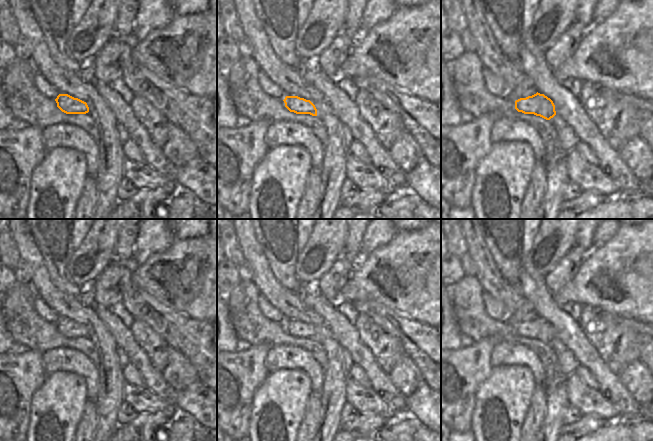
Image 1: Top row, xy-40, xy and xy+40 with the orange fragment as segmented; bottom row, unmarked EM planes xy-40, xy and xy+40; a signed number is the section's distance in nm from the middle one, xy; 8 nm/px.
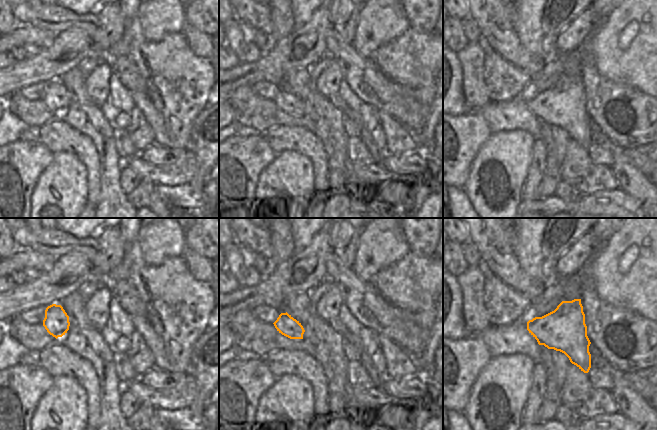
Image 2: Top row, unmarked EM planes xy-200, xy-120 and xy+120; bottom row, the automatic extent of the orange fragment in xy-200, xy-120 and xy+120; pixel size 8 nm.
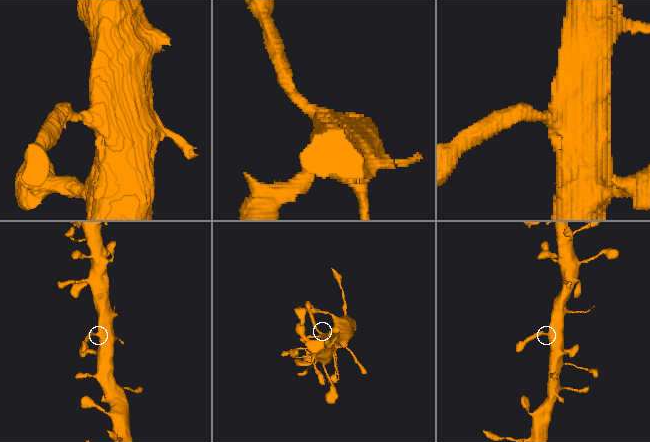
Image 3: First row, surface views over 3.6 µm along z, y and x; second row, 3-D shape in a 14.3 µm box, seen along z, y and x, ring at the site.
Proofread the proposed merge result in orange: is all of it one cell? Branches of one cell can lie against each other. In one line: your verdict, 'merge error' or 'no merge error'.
no merge error

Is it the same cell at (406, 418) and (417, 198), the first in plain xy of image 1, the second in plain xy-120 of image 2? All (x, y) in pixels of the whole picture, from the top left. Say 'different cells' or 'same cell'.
same cell

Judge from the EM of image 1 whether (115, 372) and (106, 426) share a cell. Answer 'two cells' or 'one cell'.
one cell

